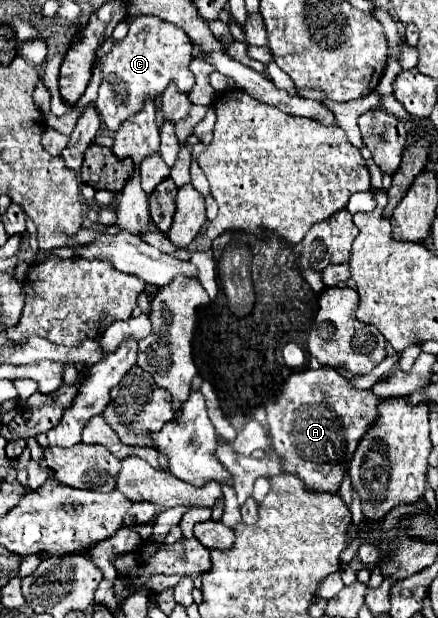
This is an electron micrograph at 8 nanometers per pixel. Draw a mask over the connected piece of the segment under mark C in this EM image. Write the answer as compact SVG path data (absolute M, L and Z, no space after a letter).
M136 16L128 22L128 28L126 38L116 40L102 62L102 84L96 108L110 130L116 130L126 118L136 114L146 98L156 98L164 92L170 80L176 80L176 86L182 92L190 92L194 86L194 74L188 68L192 60L192 44L186 32L154 16Z

